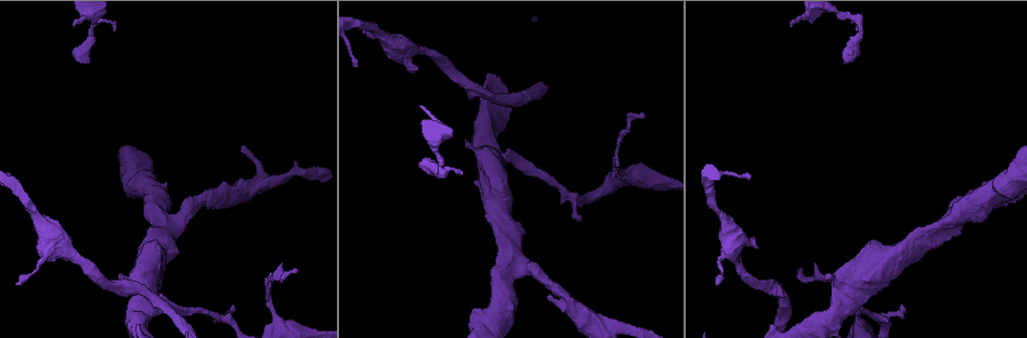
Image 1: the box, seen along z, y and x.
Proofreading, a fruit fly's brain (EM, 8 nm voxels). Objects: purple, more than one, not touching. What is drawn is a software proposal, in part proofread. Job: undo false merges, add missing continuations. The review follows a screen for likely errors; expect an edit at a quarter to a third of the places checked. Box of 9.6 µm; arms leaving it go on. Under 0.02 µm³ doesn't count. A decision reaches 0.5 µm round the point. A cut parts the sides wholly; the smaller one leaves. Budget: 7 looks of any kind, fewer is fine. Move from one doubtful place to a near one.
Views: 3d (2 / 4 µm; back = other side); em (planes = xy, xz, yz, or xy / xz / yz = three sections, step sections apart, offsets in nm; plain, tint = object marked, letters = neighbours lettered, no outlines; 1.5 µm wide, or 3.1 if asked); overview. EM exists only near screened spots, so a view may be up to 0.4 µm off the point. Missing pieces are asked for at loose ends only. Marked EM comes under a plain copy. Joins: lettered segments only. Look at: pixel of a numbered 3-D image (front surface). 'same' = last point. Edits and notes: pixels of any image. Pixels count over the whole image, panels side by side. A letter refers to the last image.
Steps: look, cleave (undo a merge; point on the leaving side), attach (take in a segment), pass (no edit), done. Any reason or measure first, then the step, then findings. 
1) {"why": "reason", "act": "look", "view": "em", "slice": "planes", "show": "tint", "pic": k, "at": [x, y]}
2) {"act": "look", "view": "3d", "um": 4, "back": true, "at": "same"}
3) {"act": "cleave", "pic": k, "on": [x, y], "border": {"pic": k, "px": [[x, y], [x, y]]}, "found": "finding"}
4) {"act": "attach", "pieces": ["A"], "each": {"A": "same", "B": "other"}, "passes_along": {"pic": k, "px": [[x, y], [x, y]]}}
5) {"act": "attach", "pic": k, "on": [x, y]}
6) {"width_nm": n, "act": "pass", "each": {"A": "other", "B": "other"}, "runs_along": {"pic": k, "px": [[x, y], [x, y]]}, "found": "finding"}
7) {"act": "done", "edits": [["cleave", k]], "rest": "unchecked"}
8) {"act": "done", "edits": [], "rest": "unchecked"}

{"why": "branch stops here", "act": "look", "view": "em", "slice": "planes", "show": "letters", "pic": 1, "at": [717, 285]}

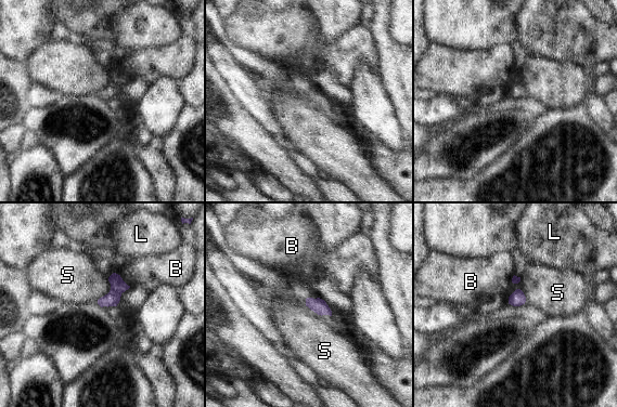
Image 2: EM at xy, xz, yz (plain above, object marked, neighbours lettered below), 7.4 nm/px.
{"width_nm": 110, "act": "pass", "each": {"B": "other", "L": "other", "S": "other"}, "border": {"pic": 2, "px": [[108, 278], [110, 290], [98, 300]]}, "found": "none of them fits"}

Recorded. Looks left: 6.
{"why": "a narrow waist", "act": "look", "view": "3d", "um": 2, "pic": 1, "at": [379, 33]}

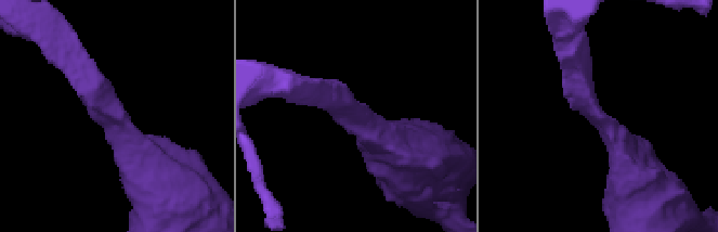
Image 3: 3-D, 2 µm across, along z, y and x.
{"arm_widths_nm": [260, 600], "act": "look", "view": "em", "slice": "planes", "show": "letters", "pic": 3, "at": [117, 116]}

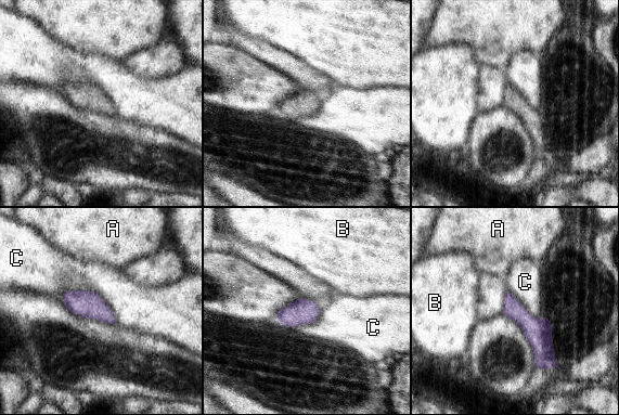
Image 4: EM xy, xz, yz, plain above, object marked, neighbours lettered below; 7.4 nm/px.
{"width_nm": 140, "act": "pass", "each": {"A": "other", "B": "other", "C": "other"}, "border": {"pic": 4, "px": [[63, 296], [92, 290], [114, 313]]}, "found": "all the same neuron"}

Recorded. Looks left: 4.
{"why": "branch stops here", "act": "look", "view": "em", "slice": "xy", "step": 8, "show": "tint", "pic": 1, "at": [115, 30]}

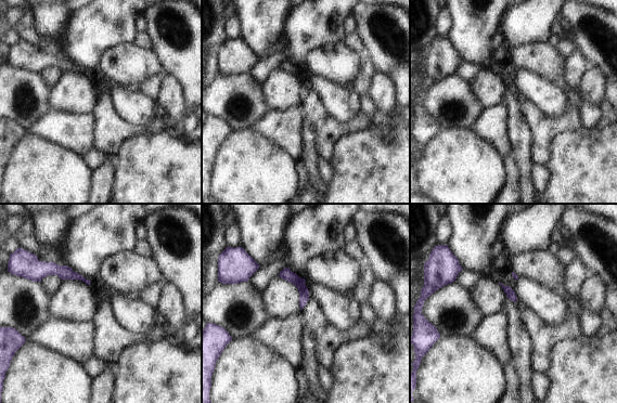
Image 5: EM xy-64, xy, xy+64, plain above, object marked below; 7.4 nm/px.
{"act": "look", "view": "em", "slice": "planes", "show": "letters", "at": "same"}

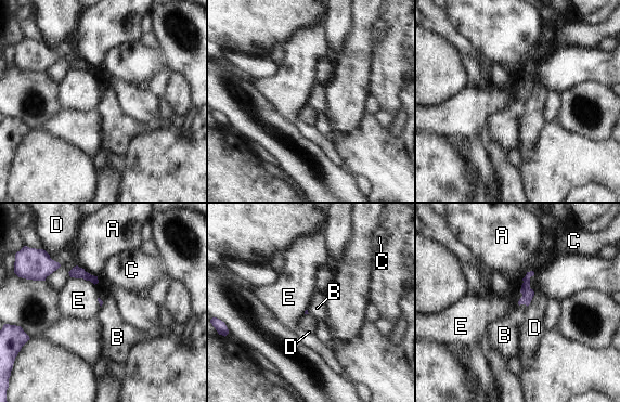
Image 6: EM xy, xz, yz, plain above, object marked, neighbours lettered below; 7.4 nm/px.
{"act": "pass", "each": {"A": "other", "B": "other", "C": "other", "D": "other", "E": "other"}, "border": {"pic": 6, "px": [[518, 303], [527, 307]]}, "found": "no lettered segment goes on from it"}

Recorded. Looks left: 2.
{"act": "done", "edits": [], "rest": "unchecked"}

